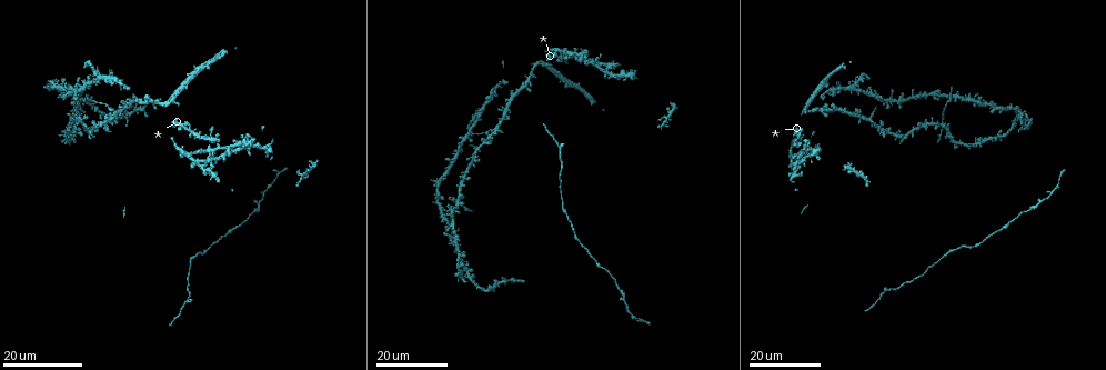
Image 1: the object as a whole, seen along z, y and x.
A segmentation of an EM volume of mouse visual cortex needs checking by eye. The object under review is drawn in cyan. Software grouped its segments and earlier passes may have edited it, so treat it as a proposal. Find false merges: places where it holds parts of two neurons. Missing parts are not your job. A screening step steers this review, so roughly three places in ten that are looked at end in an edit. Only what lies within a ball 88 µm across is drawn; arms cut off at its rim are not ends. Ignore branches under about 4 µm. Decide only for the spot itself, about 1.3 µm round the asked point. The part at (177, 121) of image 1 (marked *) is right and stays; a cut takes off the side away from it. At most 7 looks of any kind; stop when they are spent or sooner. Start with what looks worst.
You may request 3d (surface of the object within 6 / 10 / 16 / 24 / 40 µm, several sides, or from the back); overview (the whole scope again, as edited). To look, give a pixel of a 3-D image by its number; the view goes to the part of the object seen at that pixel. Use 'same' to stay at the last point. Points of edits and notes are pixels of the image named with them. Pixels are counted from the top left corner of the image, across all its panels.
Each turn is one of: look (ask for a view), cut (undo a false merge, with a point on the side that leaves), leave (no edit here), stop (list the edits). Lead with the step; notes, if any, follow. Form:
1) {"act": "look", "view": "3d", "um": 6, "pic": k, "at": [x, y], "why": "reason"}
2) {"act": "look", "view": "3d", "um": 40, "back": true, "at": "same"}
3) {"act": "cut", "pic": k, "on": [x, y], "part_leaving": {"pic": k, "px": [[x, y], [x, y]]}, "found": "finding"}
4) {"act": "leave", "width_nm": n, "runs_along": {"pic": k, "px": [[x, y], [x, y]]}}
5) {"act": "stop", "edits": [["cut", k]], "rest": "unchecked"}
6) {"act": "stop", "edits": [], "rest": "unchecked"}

{"act": "look", "view": "3d", "um": 24, "pic": 1, "at": [456, 201], "why": "small branch off a trunk"}

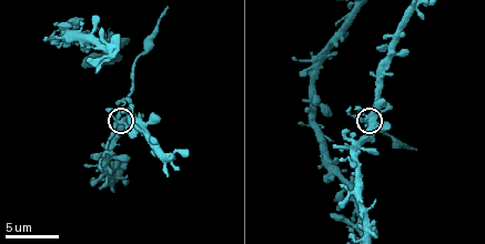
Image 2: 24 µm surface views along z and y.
{"act": "look", "view": "3d", "um": 6, "pic": 2, "at": [366, 122]}

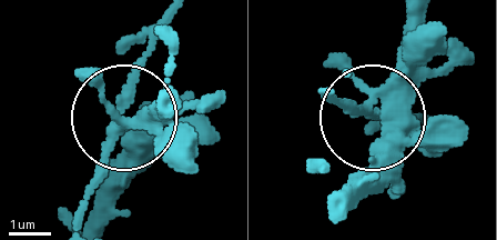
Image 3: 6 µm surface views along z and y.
{"act": "cut", "pic": 3, "on": [91, 181], "arms": 5, "part_leaving": {"pic": 3, "px": [[125, 121], [125, 82], [158, 19]]}, "found": "a second neuron is stuck on"}

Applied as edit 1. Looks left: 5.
{"act": "look", "view": "overview"}

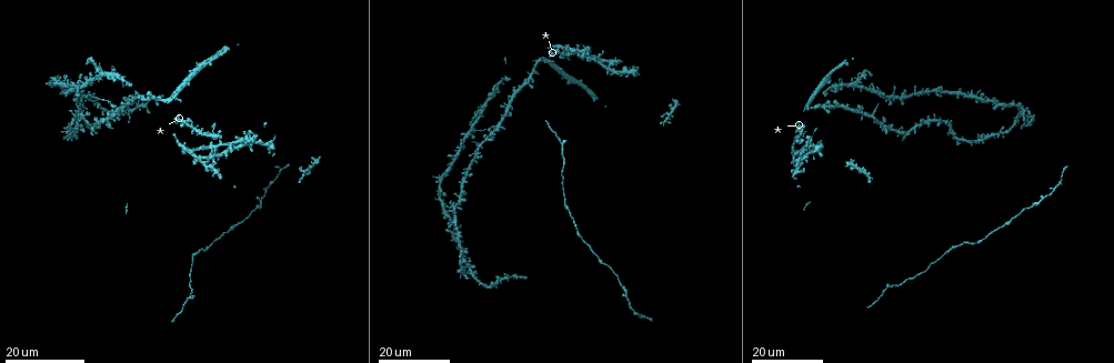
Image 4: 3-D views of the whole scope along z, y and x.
{"act": "look", "view": "3d", "um": 16, "pic": 4, "at": [496, 127]}

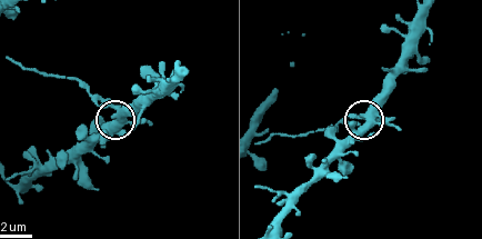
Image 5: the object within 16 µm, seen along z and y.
{"act": "look", "view": "3d", "um": 6, "pic": 5, "at": [117, 113], "why": "closer look"}

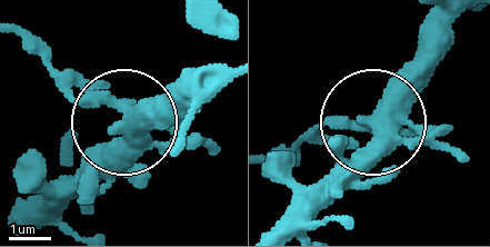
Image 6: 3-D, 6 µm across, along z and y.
{"act": "cut", "pic": 6, "on": [71, 80], "arms": 5, "part_leaving": {"pic": 6, "px": [[129, 104], [90, 100], [26, 40]]}, "found": "two neurons meet here"}

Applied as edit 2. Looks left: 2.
{"act": "look", "view": "3d", "um": 16, "pic": 4, "at": [1037, 200], "why": "three-way junction"}

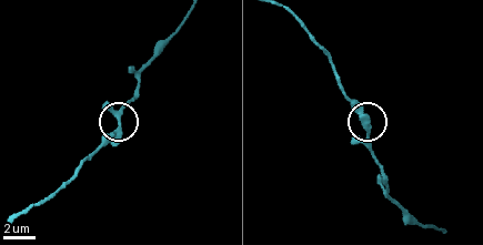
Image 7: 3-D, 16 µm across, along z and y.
{"act": "look", "view": "3d", "um": 6, "pic": 7, "at": [367, 127], "why": "zoom in"}

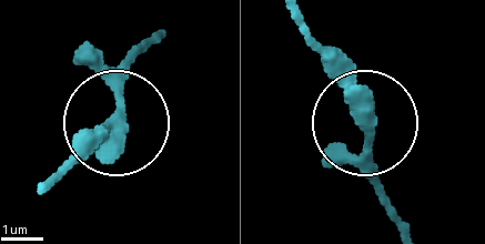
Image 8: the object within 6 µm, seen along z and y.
{"act": "leave", "arms": 3, "found": "one neuron here"}

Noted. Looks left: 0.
{"act": "stop", "edits": [["cut", 3], ["cut", 6]], "rest": "unchecked"}

